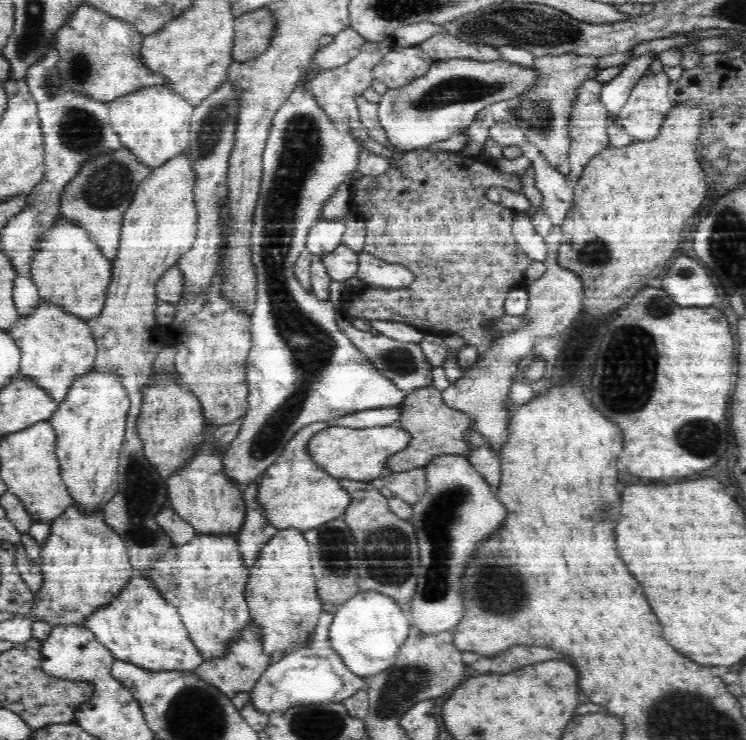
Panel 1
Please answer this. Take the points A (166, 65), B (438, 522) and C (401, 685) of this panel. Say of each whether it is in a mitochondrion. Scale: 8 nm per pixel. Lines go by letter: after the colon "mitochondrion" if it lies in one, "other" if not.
A: other
B: mitochondrion
C: mitochondrion

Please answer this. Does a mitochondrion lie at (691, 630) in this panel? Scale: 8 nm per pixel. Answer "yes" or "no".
no

